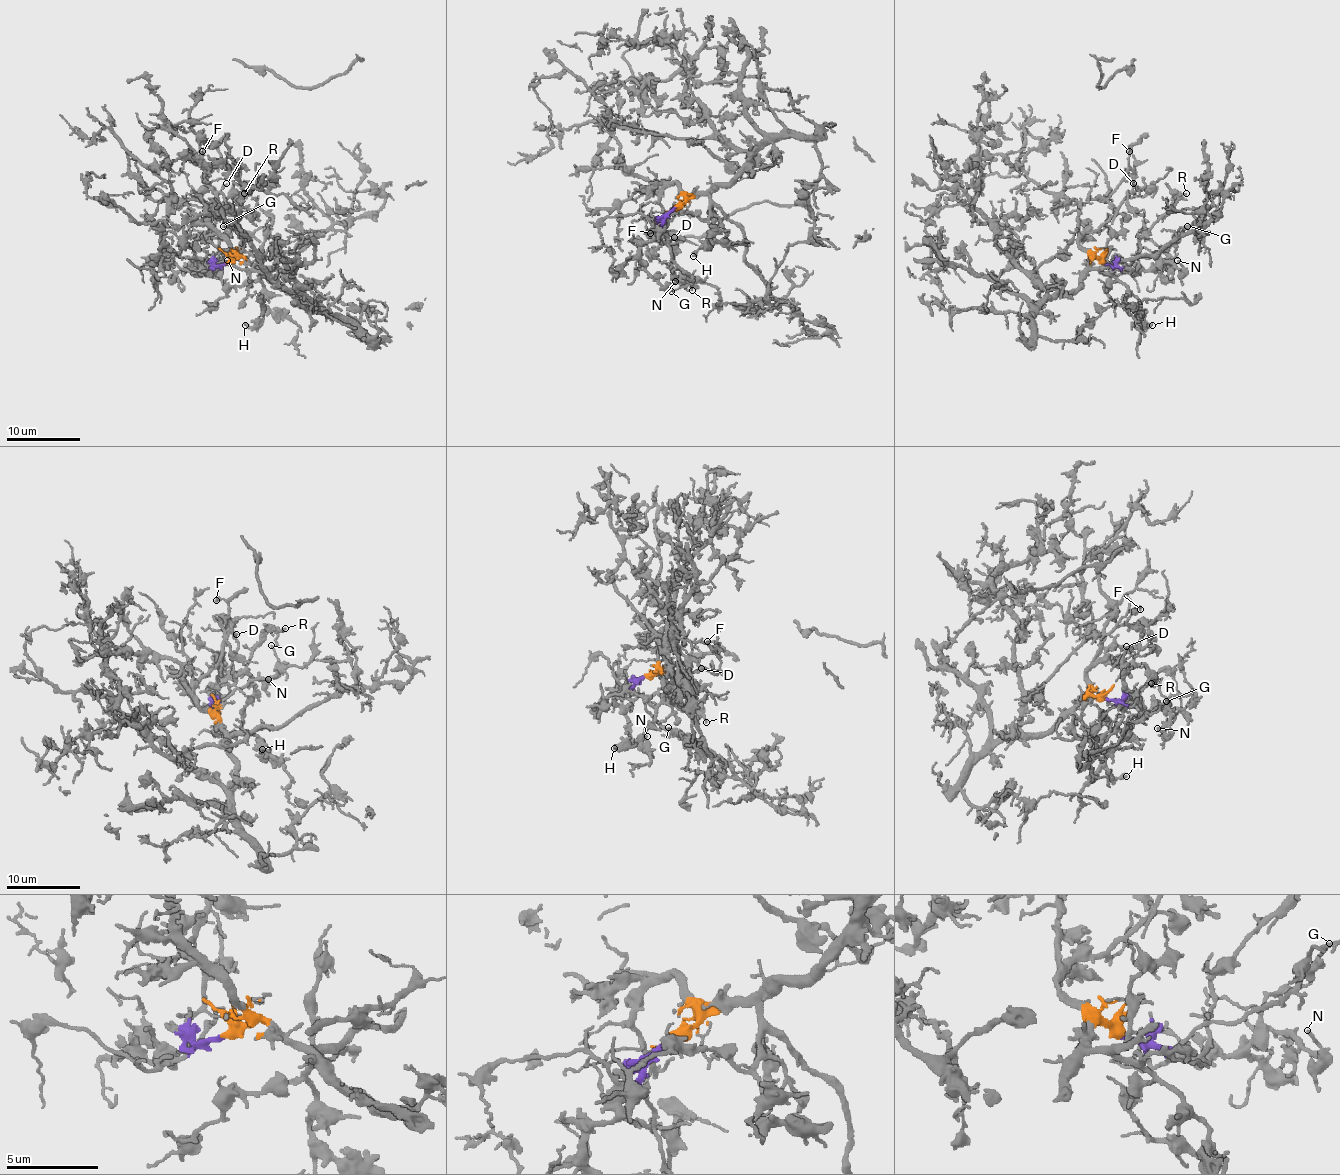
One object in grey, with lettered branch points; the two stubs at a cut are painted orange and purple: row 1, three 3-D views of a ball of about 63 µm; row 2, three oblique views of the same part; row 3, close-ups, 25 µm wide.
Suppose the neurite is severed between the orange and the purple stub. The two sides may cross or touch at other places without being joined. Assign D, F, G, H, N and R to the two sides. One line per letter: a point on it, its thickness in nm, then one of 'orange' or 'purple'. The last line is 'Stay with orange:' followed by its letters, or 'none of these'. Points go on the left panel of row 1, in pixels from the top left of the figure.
D: place (226, 183); calibre 110 nm; orange
F: place (202, 151); calibre 150 nm; orange
G: place (223, 226); calibre 120 nm; purple
H: place (245, 325); calibre 240 nm; orange
N: place (227, 260); calibre 190 nm; purple
R: place (244, 193); calibre 150 nm; purple
Stay with orange: D, F, H

